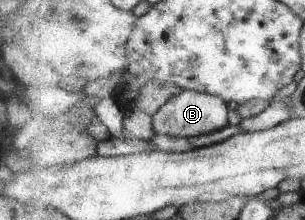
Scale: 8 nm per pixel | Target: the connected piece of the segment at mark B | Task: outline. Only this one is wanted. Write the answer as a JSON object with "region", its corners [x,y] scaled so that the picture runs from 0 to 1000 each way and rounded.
{"region":[[[603,409],[561,441],[505,523],[502,573],[511,609],[630,623],[692,609],[748,568],[748,477],[741,455],[702,427],[636,409]]]}

